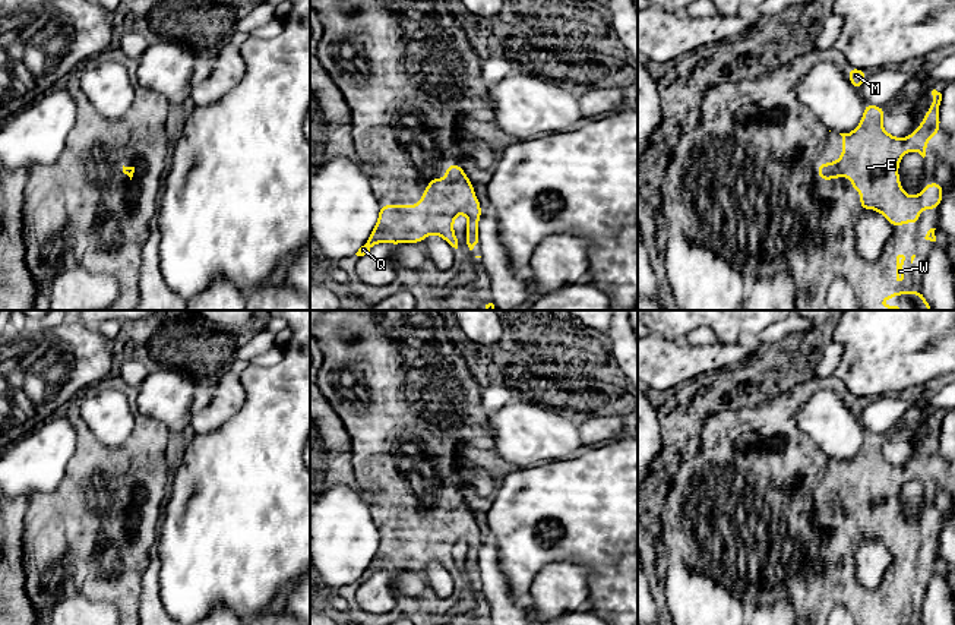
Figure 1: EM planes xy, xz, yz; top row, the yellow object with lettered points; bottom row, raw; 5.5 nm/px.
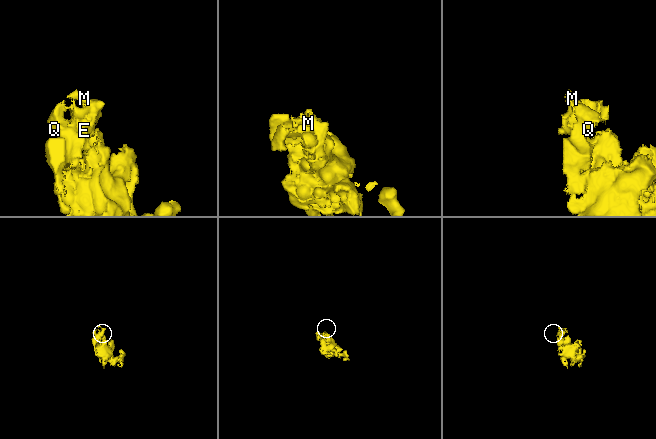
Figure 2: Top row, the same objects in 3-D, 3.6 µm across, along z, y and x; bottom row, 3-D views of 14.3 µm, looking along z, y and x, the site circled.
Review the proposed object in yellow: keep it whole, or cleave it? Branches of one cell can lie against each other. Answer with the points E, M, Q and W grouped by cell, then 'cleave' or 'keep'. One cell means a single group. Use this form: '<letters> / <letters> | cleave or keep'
E M Q W | keep

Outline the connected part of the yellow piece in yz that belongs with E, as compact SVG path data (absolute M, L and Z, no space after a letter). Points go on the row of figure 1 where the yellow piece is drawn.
M932 91L933 101L927 114L921 117L921 126L910 132L910 138L895 138L882 124L885 107L864 102L864 114L858 126L842 136L842 154L835 162L818 164L820 180L829 181L838 177L851 179L851 190L860 192L860 209L880 212L895 228L910 221L918 224L923 209L937 209L943 187L939 181L924 184L916 195L902 190L898 167L901 158L914 151L923 158L930 136L939 135L939 105L942 94Z

